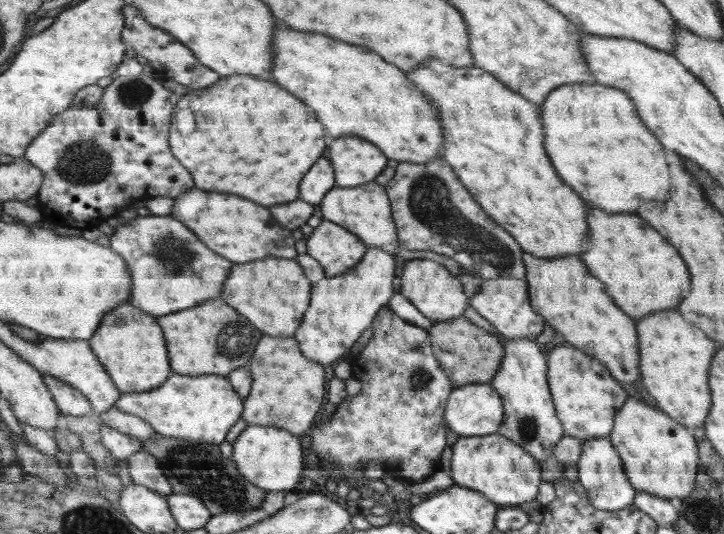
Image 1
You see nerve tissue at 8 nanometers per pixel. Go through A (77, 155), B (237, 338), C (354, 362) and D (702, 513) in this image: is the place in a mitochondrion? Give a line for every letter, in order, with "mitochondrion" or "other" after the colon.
A: mitochondrion
B: mitochondrion
C: other
D: mitochondrion

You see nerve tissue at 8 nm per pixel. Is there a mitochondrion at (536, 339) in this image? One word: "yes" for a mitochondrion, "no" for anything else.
no

